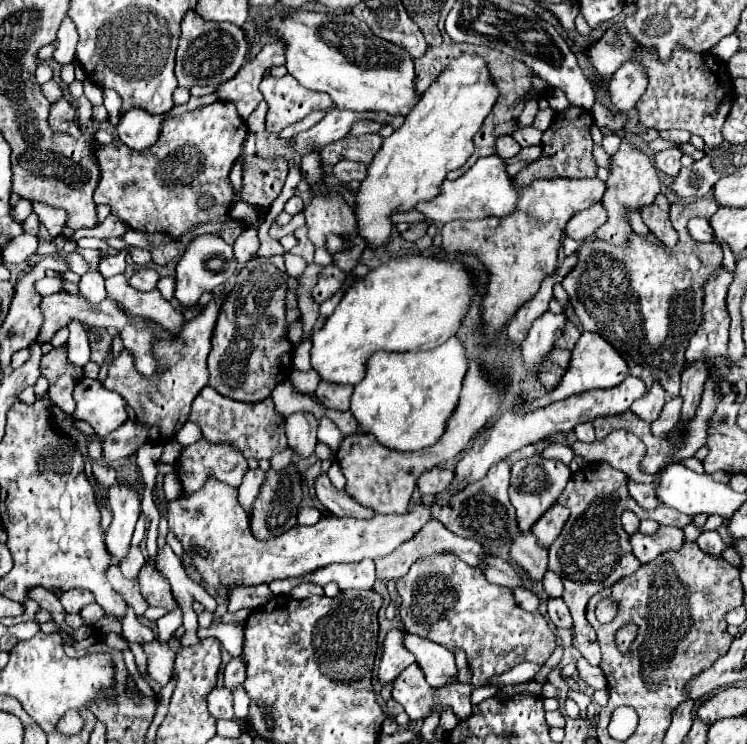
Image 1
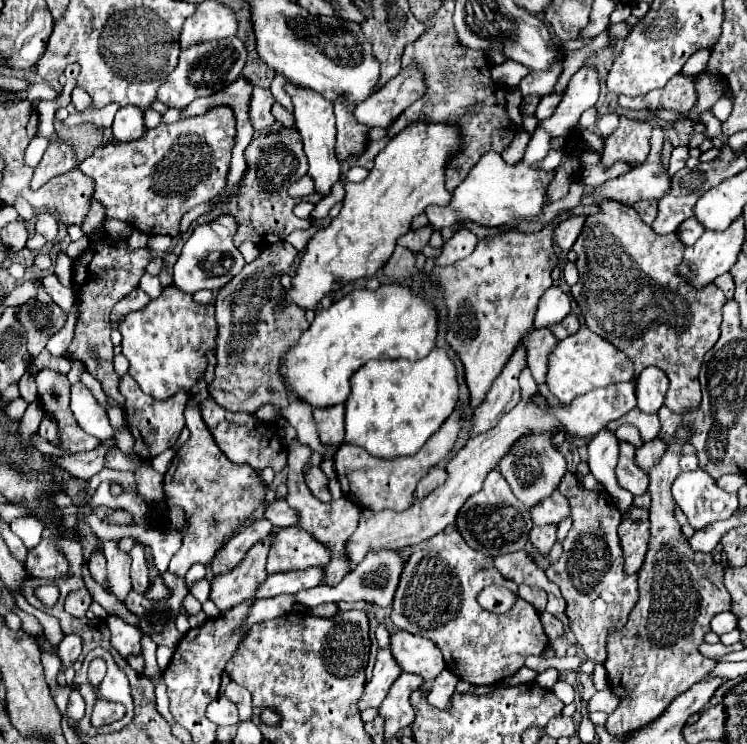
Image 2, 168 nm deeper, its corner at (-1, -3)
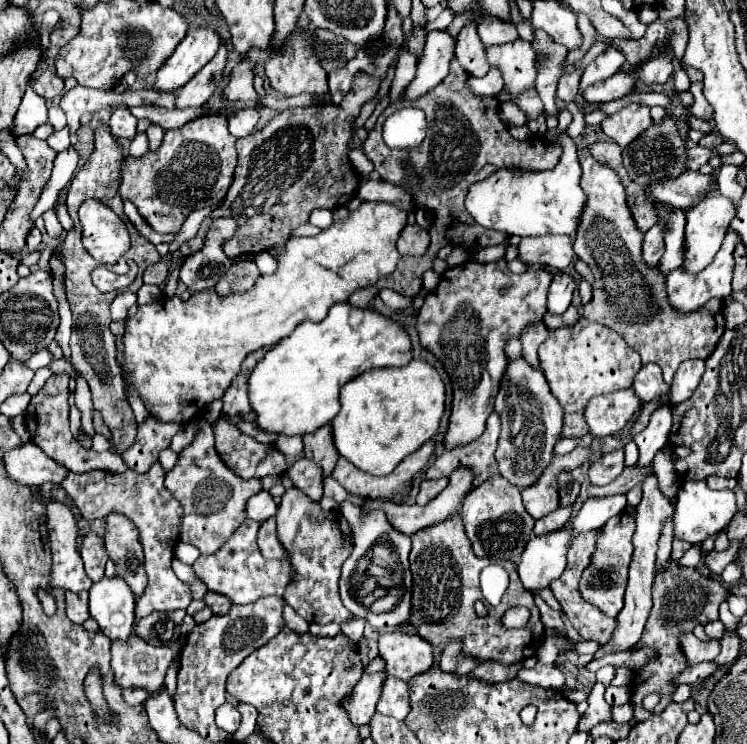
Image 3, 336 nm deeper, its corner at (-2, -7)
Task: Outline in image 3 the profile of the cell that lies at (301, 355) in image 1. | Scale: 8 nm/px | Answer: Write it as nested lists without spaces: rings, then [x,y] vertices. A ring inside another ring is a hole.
[[[268,252],[255,254],[253,262],[257,265],[261,274],[273,274],[276,271],[276,260]]]

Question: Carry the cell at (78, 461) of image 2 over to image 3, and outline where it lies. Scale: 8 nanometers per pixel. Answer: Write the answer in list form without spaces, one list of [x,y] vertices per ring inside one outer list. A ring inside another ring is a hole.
[[[26,442],[20,448],[8,450],[2,460],[8,478],[22,486],[40,486],[44,482],[54,482],[60,486],[66,476],[66,468],[42,454],[34,442]]]

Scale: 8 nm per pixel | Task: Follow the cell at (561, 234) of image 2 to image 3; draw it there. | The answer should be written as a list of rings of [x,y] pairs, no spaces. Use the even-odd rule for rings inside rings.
[[[546,234],[538,238],[522,238],[518,244],[518,258],[526,264],[550,264],[552,268],[566,270],[572,262],[572,240],[568,236],[556,236],[556,234]]]

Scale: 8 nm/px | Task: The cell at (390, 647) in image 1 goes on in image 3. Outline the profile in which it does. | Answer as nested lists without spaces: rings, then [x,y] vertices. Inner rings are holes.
[[[384,672],[374,676],[362,676],[360,682],[350,692],[350,696],[342,700],[342,708],[346,710],[354,726],[364,726],[370,722],[372,714],[376,712],[376,702],[380,698],[384,678],[386,678]]]

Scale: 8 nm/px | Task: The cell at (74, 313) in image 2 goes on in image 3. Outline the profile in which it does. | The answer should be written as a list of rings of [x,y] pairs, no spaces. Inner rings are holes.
[[[44,348],[44,350],[38,350],[38,352],[36,352],[30,360],[26,360],[24,364],[26,364],[30,370],[38,370],[38,368],[42,368],[42,366],[48,366],[52,360],[54,360],[52,354]]]

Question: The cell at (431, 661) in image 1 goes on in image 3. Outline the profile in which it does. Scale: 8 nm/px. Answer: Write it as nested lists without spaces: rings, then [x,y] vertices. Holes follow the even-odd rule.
[[[398,630],[390,632],[390,634],[382,634],[378,638],[378,654],[386,662],[386,674],[396,676],[400,680],[410,680],[414,674],[426,672],[428,668],[434,666],[432,646],[418,634],[406,634],[406,632],[398,632]]]

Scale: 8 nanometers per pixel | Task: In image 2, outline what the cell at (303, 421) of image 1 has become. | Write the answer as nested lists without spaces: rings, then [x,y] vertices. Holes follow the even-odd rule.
[[[293,440],[289,446],[287,446],[287,456],[289,456],[289,478],[287,478],[287,486],[289,486],[289,494],[287,494],[287,502],[289,502],[289,506],[291,508],[295,508],[299,514],[301,514],[301,528],[303,530],[307,530],[307,532],[311,532],[319,542],[323,542],[325,546],[329,546],[331,550],[333,550],[333,560],[331,560],[331,564],[327,564],[325,566],[325,576],[327,576],[327,582],[325,584],[329,584],[329,586],[335,586],[335,584],[339,584],[341,580],[343,580],[343,576],[347,574],[347,570],[349,570],[349,562],[347,562],[347,558],[345,558],[345,554],[343,554],[343,544],[349,540],[349,536],[355,532],[355,528],[357,528],[357,522],[359,522],[359,514],[361,514],[361,510],[353,504],[353,502],[349,502],[349,498],[339,498],[339,500],[333,500],[333,502],[321,502],[321,500],[317,500],[313,494],[311,494],[311,490],[307,488],[307,484],[305,484],[305,468],[307,468],[307,464],[309,464],[309,460],[311,460],[311,454],[313,454],[313,450],[309,448],[309,446],[305,446],[305,444],[301,444],[301,442],[297,442],[297,440]]]

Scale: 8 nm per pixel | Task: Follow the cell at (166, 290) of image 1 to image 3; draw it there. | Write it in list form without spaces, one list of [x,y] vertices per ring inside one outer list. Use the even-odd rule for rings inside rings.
[[[362,202],[362,206],[352,212],[350,218],[334,222],[320,234],[312,238],[292,238],[284,252],[276,258],[276,272],[260,276],[258,282],[246,292],[218,296],[214,290],[208,290],[192,294],[188,302],[174,296],[138,306],[136,314],[126,322],[124,330],[122,372],[126,374],[126,382],[138,390],[140,400],[154,418],[162,422],[176,422],[176,418],[180,418],[178,424],[184,424],[182,420],[188,420],[184,408],[194,404],[198,410],[204,410],[210,402],[222,398],[232,378],[238,374],[242,360],[250,352],[276,344],[280,338],[288,336],[304,318],[320,322],[330,306],[348,302],[350,294],[358,288],[372,286],[382,276],[392,274],[400,260],[396,240],[406,224],[406,214],[406,210],[400,210],[392,204]]]

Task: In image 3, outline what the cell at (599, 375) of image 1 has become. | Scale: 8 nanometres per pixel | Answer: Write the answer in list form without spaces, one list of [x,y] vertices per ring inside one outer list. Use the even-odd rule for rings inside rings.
[[[580,318],[576,326],[562,326],[558,330],[552,330],[546,342],[542,342],[538,356],[540,370],[546,376],[550,392],[564,408],[562,438],[588,434],[588,426],[586,422],[582,422],[582,410],[588,406],[590,398],[630,388],[636,372],[642,366],[638,352],[626,346],[626,342],[622,342],[622,336],[614,334],[614,330],[602,324],[588,322],[586,318]]]

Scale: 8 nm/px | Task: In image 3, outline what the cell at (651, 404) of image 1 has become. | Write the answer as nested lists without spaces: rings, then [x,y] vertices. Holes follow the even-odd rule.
[[[644,364],[634,378],[632,390],[642,402],[660,400],[660,404],[668,404],[670,400],[670,386],[662,380],[662,370],[656,364]]]

